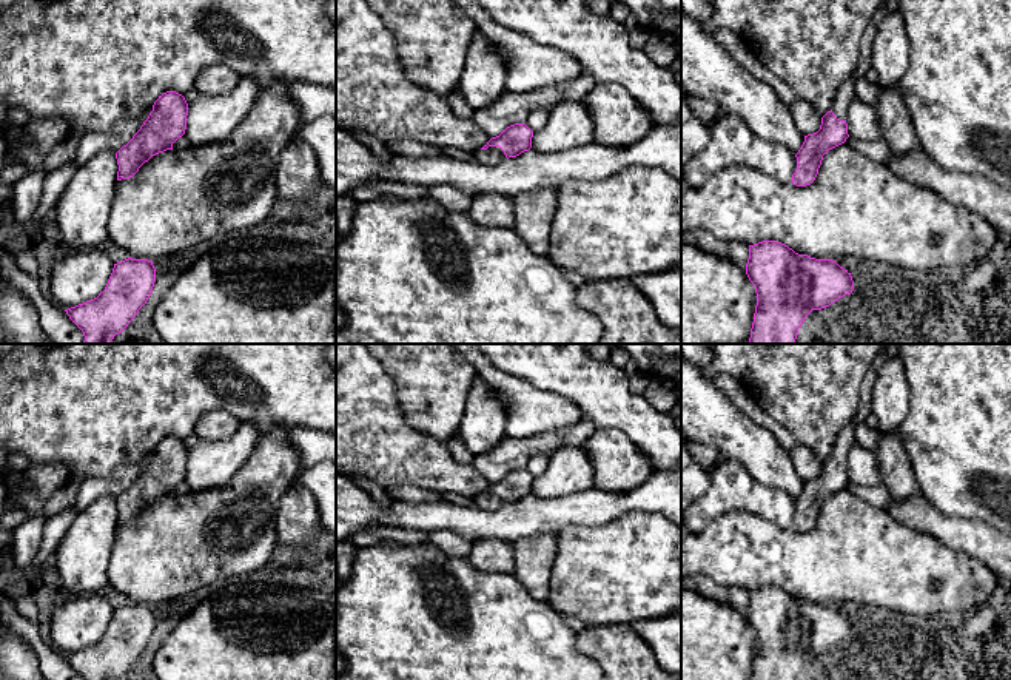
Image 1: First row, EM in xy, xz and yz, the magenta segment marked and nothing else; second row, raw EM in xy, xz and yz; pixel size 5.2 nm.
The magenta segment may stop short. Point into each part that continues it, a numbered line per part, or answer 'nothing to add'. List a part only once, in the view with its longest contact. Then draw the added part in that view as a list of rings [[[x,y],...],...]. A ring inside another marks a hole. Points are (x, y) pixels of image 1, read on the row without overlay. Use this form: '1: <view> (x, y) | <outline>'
1: xz (492, 500) | [[[489,492],[487,495],[479,495],[473,498],[475,506],[485,509],[485,510],[493,510],[498,509],[499,506],[506,504],[504,497],[499,492]]]

